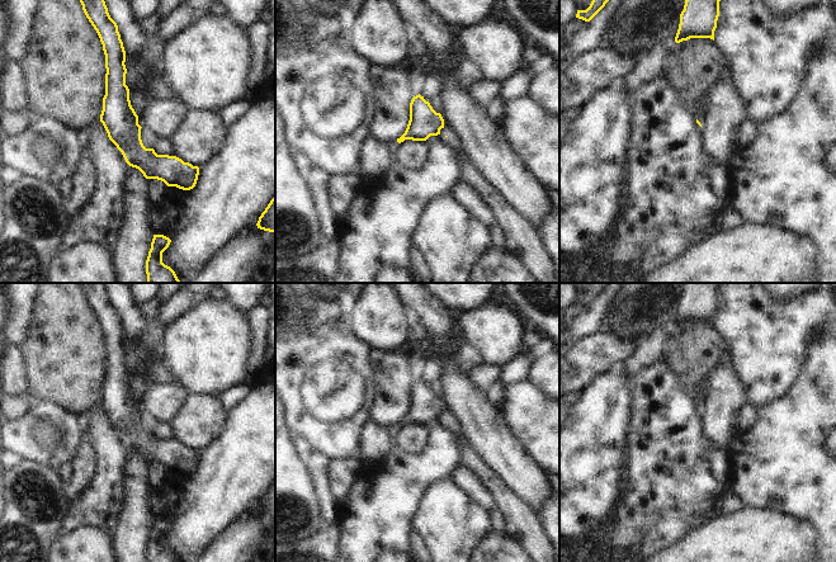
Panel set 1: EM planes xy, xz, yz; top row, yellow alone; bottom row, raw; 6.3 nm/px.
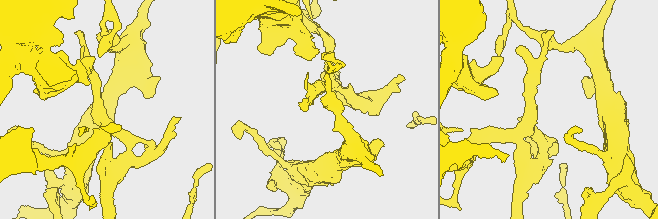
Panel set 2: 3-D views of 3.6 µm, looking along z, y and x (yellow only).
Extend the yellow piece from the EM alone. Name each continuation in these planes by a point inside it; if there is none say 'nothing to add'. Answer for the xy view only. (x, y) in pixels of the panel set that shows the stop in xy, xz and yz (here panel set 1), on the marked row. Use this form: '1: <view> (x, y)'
nothing to add.

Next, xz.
1: xz (392, 145).

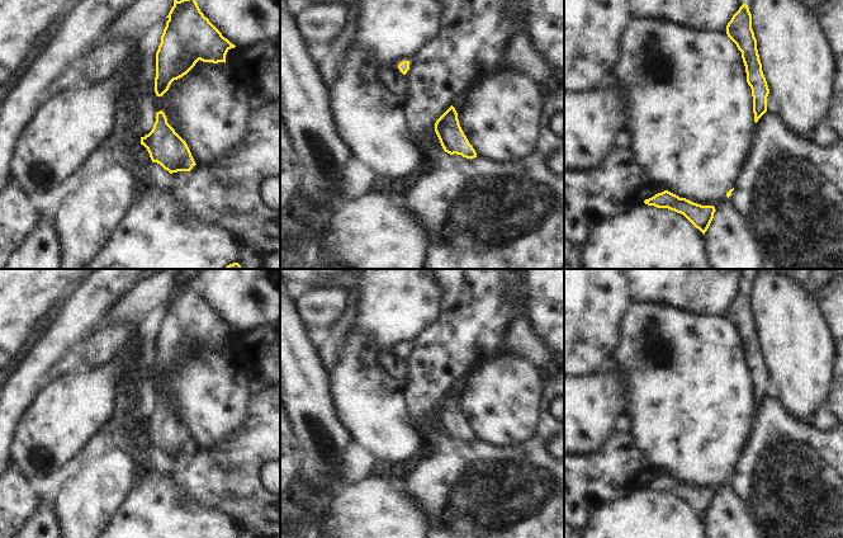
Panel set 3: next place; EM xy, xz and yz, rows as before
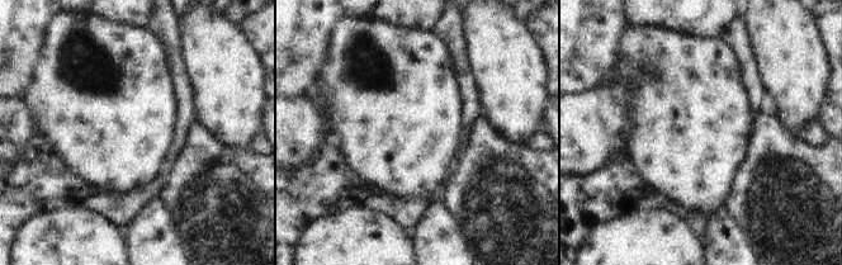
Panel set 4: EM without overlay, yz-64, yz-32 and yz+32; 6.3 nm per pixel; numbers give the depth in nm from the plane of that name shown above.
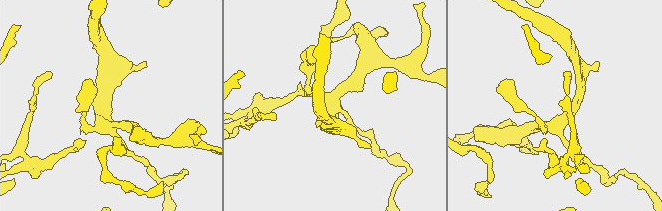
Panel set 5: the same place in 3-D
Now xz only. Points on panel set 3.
nothing to add.

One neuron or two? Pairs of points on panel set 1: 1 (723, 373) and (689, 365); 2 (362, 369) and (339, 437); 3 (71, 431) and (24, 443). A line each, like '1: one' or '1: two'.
1: two
2: one
3: one

